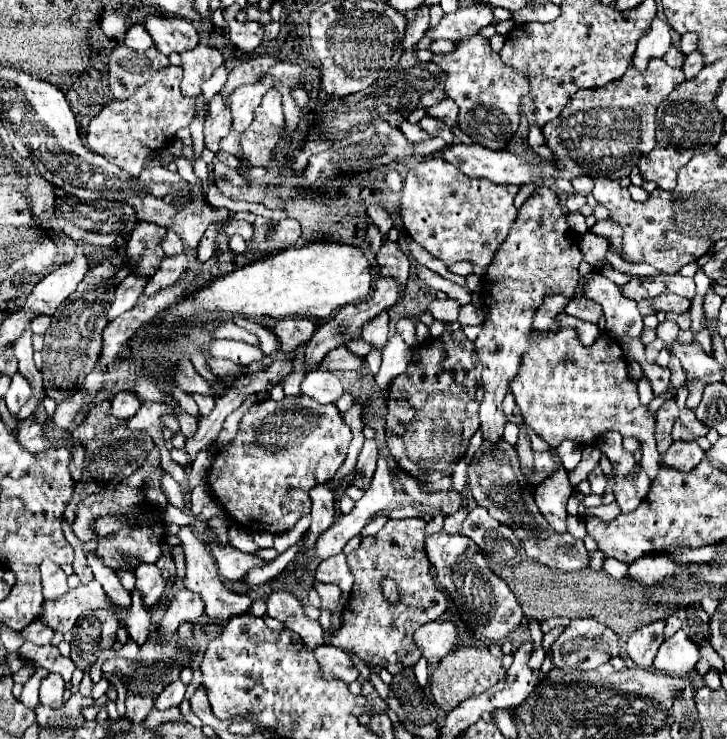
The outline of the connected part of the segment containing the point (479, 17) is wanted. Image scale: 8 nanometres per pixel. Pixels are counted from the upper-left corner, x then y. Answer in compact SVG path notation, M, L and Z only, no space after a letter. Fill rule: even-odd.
M476 4L472 8L456 10L452 14L444 14L442 22L434 28L428 28L424 34L432 40L462 40L466 36L478 34L480 28L492 24L492 8L486 4Z

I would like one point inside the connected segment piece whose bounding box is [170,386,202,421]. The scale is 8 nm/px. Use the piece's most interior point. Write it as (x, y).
(186, 401)

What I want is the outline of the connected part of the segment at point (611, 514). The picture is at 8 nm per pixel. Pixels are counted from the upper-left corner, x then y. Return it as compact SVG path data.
M616 502L602 504L602 506L596 506L596 508L586 508L584 510L584 516L598 516L604 522L612 522L618 514L620 514L620 508L616 508Z

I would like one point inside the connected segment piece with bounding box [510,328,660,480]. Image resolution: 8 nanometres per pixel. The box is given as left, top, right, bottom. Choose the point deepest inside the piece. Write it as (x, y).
(564, 390)

